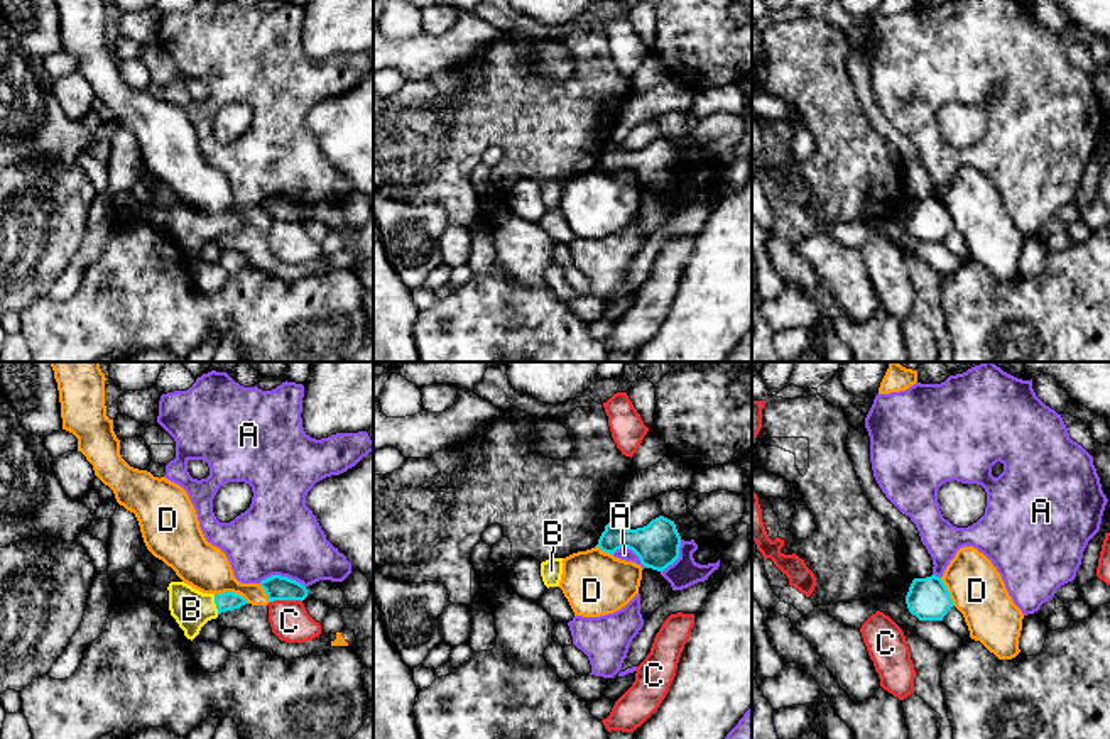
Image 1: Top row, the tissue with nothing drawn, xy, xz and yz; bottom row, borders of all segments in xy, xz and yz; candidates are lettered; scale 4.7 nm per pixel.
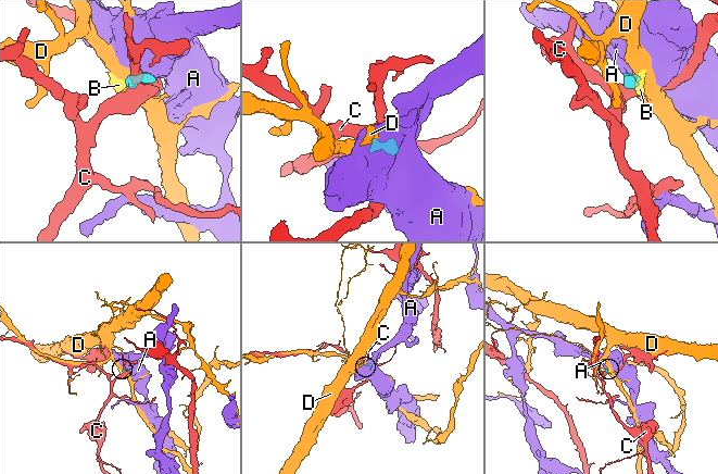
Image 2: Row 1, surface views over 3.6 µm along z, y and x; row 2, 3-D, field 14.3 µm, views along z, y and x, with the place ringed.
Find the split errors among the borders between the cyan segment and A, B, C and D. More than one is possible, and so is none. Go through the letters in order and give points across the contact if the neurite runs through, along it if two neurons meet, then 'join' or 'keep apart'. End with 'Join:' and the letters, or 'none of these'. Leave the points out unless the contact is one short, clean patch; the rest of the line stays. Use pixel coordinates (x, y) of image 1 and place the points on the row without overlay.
A: border xy (259, 203), (272, 197), (286, 197), (304, 208); keep apart
B: way xy (228, 222), (215, 224), (191, 230); join
C: border xy (301, 220), (274, 220), (269, 224); keep apart
D: border xy (215, 215), (237, 213), (247, 224); keep apart
Join: B

